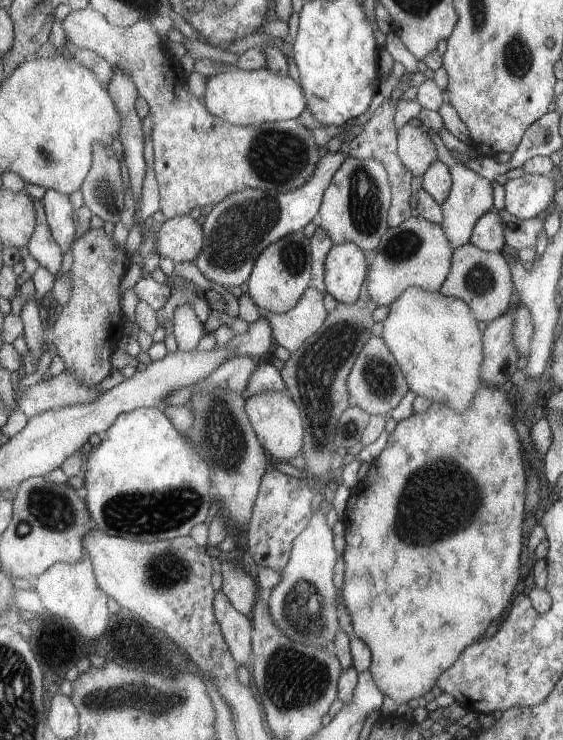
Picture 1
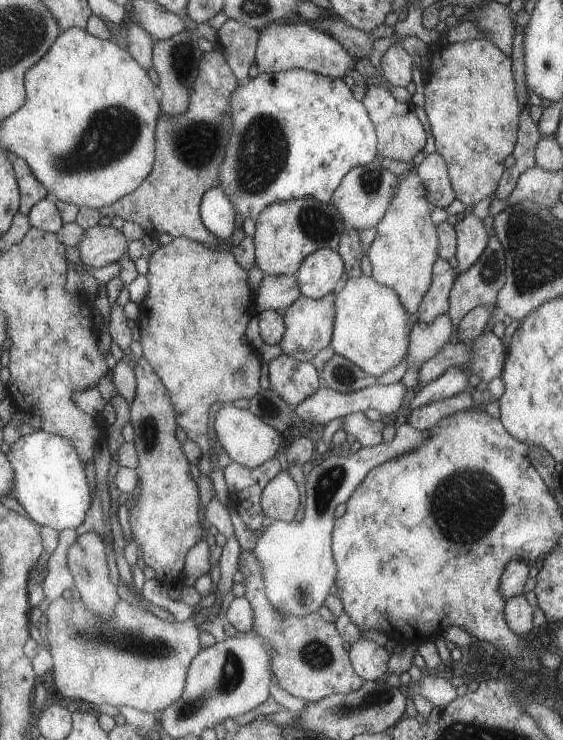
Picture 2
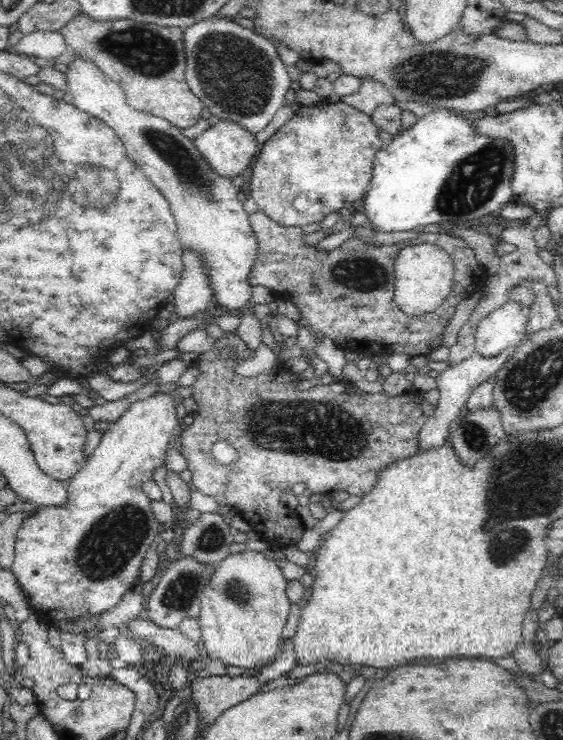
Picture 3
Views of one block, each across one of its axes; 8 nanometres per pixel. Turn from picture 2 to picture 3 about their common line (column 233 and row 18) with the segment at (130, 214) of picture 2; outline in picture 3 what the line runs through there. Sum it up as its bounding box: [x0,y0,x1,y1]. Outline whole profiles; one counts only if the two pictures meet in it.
[56,8,204,129]

